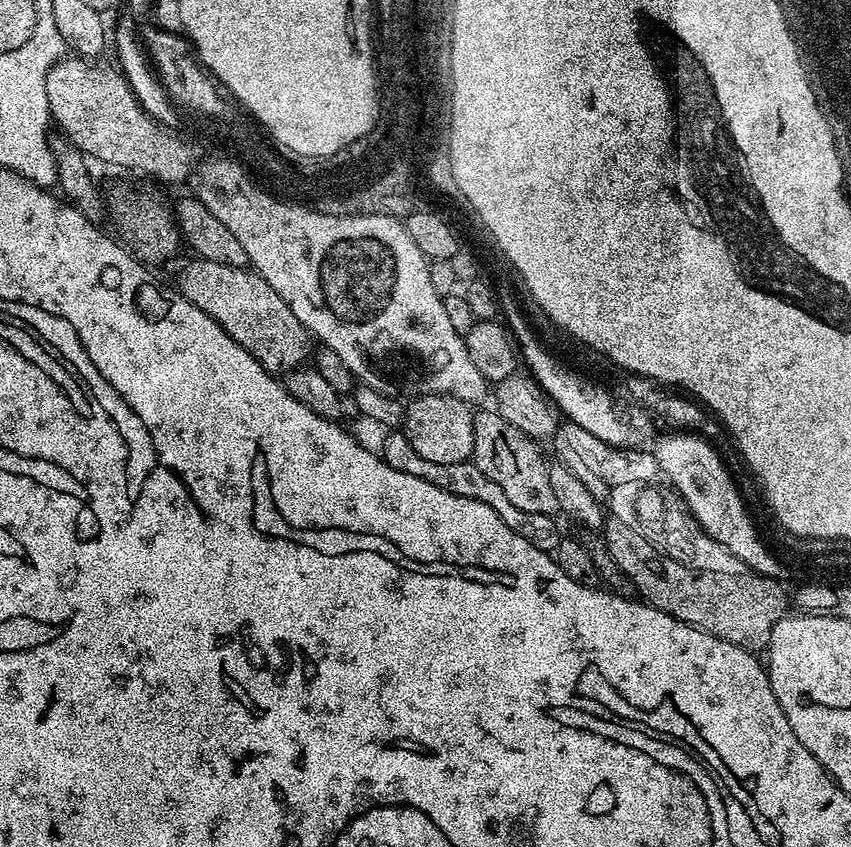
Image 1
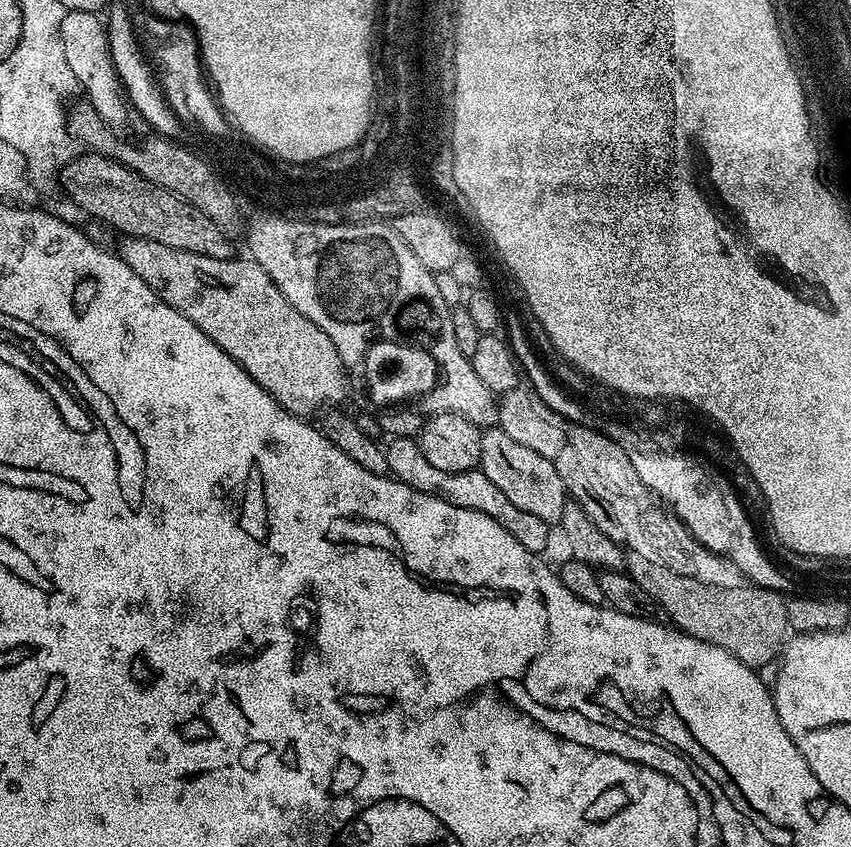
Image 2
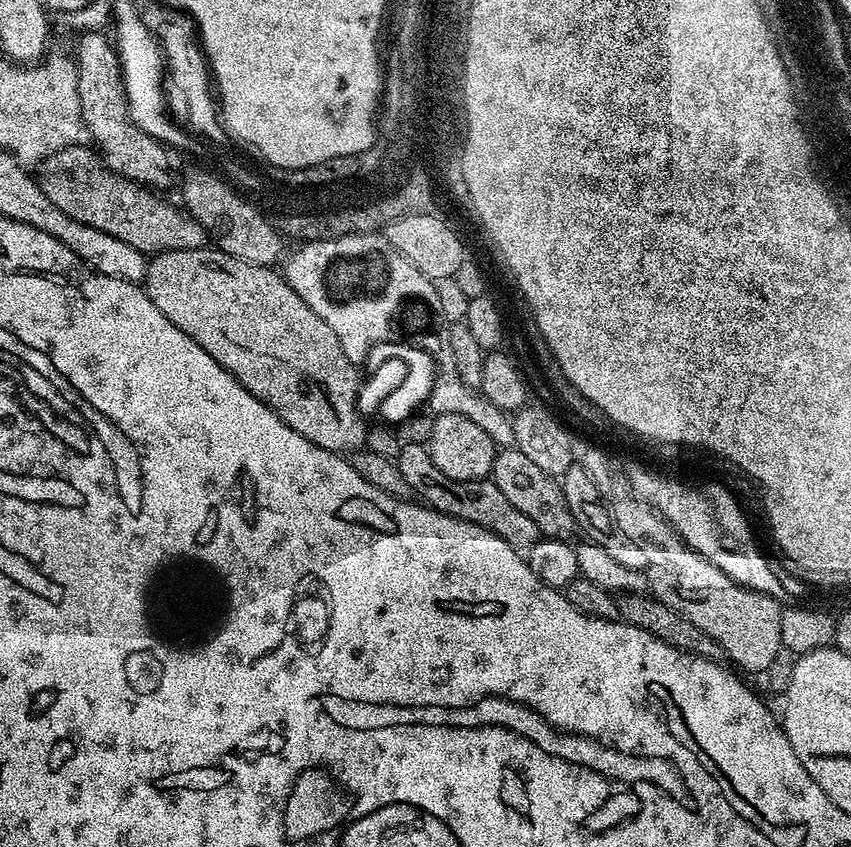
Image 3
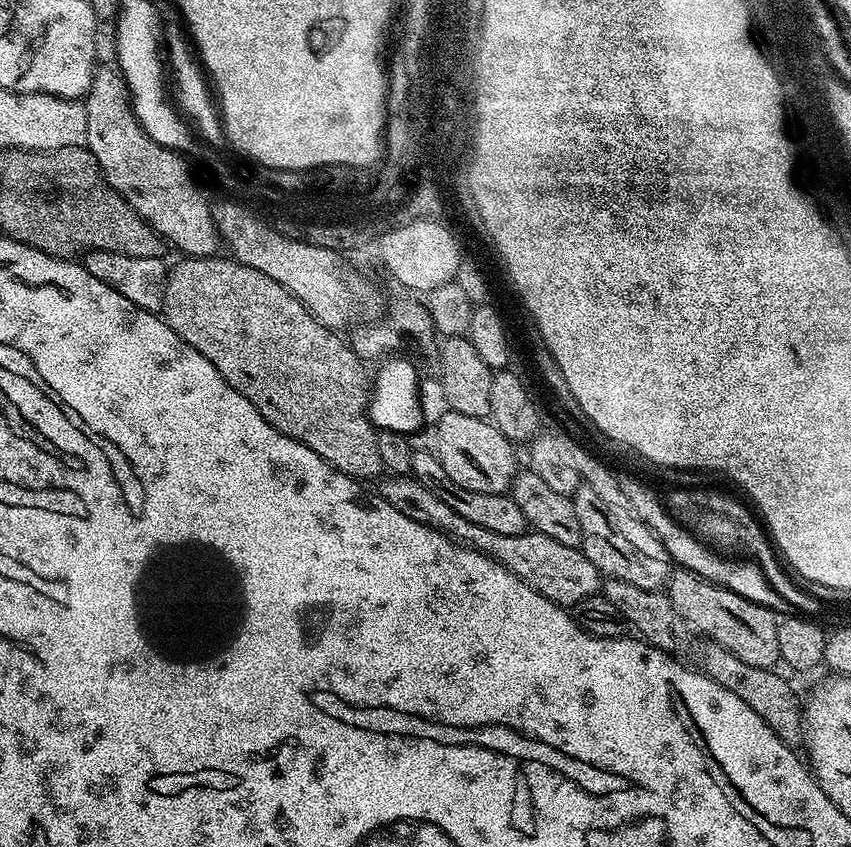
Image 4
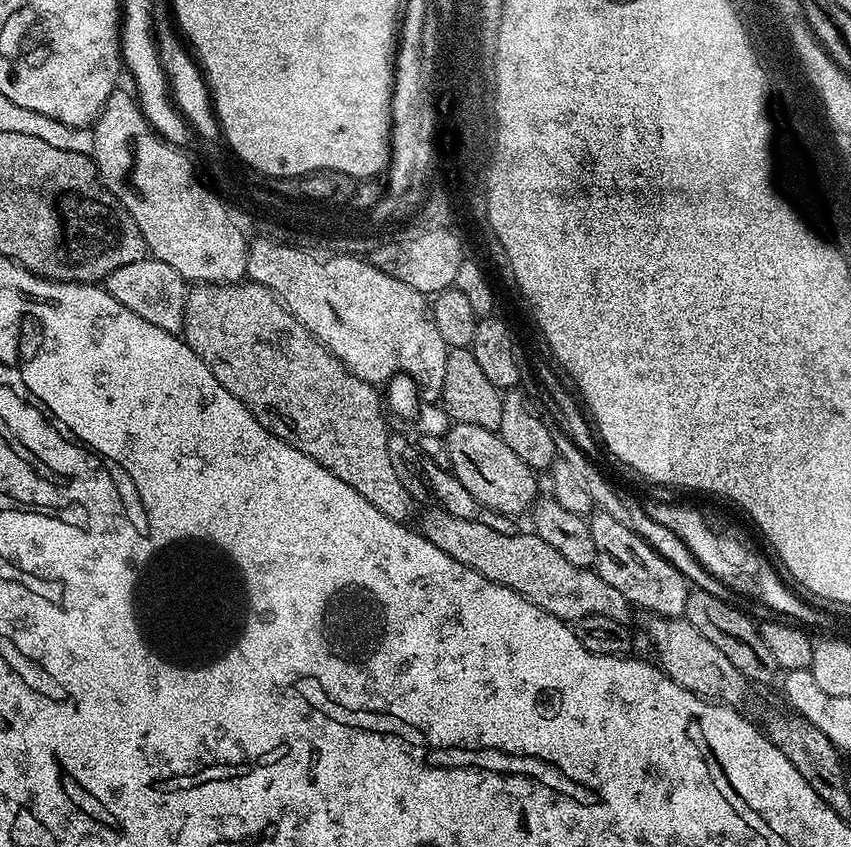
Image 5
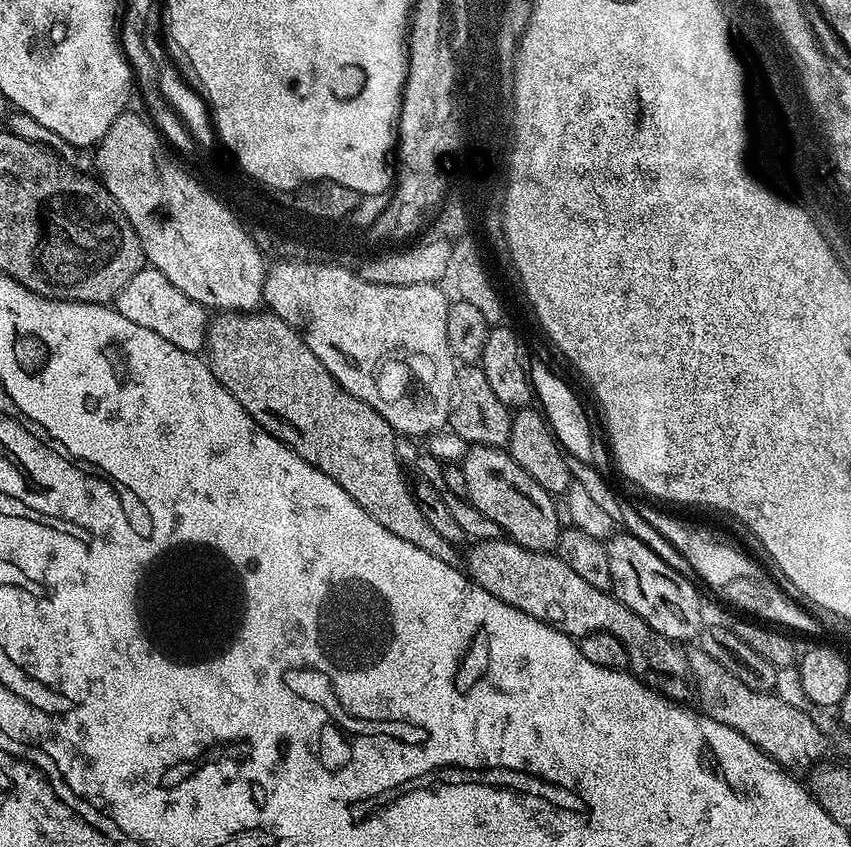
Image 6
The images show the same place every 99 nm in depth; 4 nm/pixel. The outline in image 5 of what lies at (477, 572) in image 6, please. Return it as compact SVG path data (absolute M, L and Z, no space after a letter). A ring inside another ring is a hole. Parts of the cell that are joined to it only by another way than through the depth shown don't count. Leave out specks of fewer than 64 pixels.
M432 506L421 518L418 528L427 540L438 546L438 550L450 554L450 558L522 594L534 602L534 606L554 614L559 620L575 622L587 616L605 616L623 624L631 621L633 605L629 604L621 592L614 590L610 582L603 580L592 568L574 566L574 562L562 558L562 554L558 554L550 542L542 542L542 538L531 531L517 530L514 534L498 534L498 530L482 526L482 522L458 518L439 506Z

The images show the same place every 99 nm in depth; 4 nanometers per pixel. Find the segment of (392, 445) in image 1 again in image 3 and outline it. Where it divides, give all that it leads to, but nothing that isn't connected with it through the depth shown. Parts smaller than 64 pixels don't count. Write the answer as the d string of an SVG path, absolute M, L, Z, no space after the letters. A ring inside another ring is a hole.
M400 444L398 450L400 453L395 453L394 459L398 470L402 470L402 478L406 478L413 493L427 507L437 508L442 514L482 526L498 534L498 538L502 538L511 548L517 550L531 550L542 539L537 524L527 514L522 514L518 506L513 506L510 498L506 498L506 494L498 490L498 486L491 478L482 480L446 478L446 474L442 474L442 470L434 466L425 445Z

